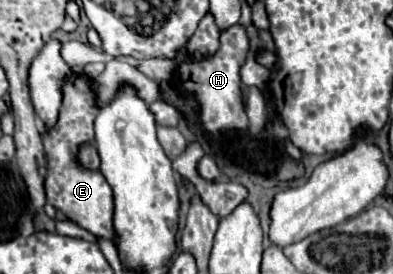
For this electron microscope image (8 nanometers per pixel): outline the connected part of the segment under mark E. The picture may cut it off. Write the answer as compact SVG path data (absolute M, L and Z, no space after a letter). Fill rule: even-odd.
M70 75L70 81L62 85L62 109L58 113L58 121L54 127L44 129L44 157L46 157L46 177L44 191L46 203L54 205L62 211L70 221L88 229L96 237L106 237L116 241L116 233L112 227L114 203L112 189L96 169L86 169L78 161L78 147L82 143L94 143L94 119L98 115L98 99L90 89L90 77L86 75Z

